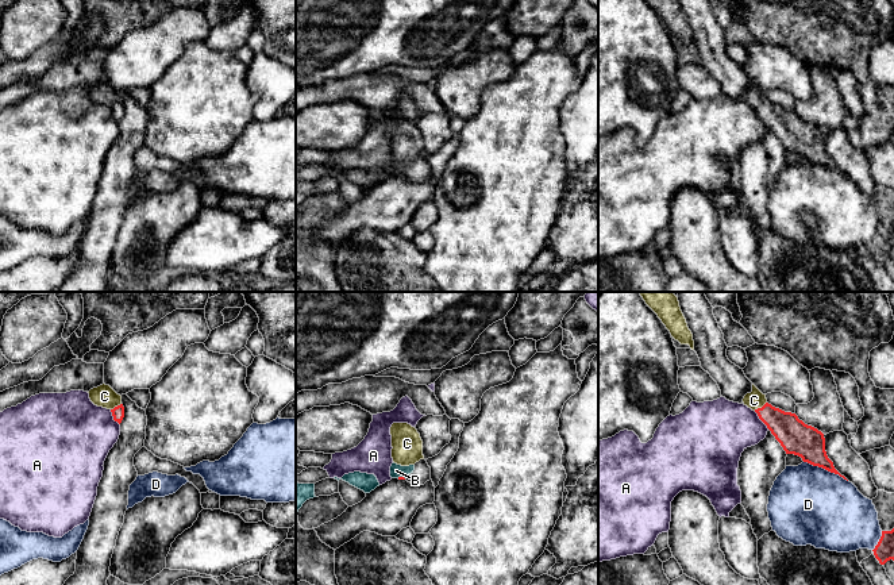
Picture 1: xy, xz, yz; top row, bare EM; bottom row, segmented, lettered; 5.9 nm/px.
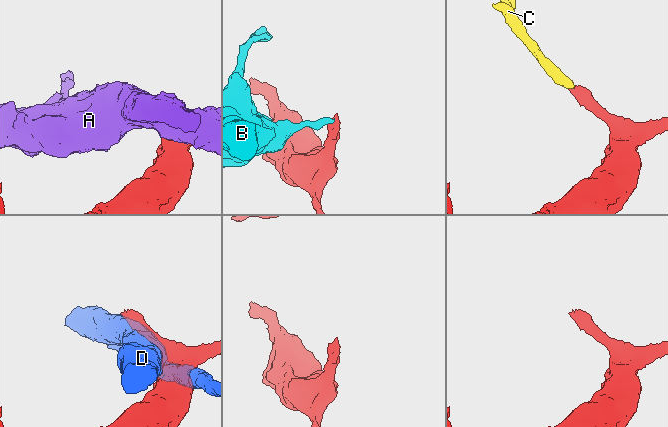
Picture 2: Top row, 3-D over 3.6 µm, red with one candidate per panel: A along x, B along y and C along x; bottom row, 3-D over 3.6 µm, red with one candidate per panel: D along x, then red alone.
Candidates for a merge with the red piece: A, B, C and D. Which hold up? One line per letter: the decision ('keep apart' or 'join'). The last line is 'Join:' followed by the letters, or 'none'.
A: keep apart
B: keep apart
C: join
D: keep apart
Join: C

